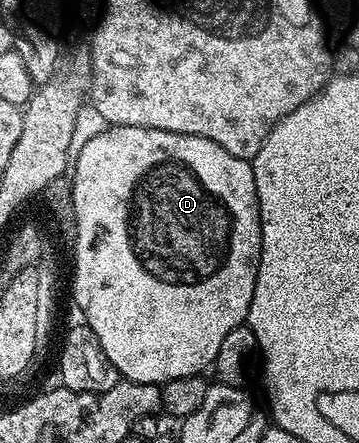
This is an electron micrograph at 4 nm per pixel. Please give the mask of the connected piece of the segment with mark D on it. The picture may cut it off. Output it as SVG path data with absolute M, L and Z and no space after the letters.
M108 126L107 131L99 131L83 148L78 148L77 154L73 159L73 171L75 167L75 179L70 180L71 196L73 197L73 209L75 217L73 226L75 226L75 280L72 281L71 287L75 290L75 303L79 306L79 311L84 315L86 326L97 333L97 341L101 341L101 349L105 349L105 357L113 361L113 365L119 370L120 376L128 383L154 383L162 385L173 381L177 377L189 377L206 372L214 364L217 357L217 349L221 349L221 341L225 341L228 333L233 333L233 329L244 326L249 315L249 305L253 301L253 289L257 285L257 269L261 261L261 233L264 231L264 224L259 224L259 186L260 184L253 177L251 163L241 157L233 157L217 141L209 141L205 137L193 137L185 133L169 133L165 129L145 129L144 127L112 127Z

